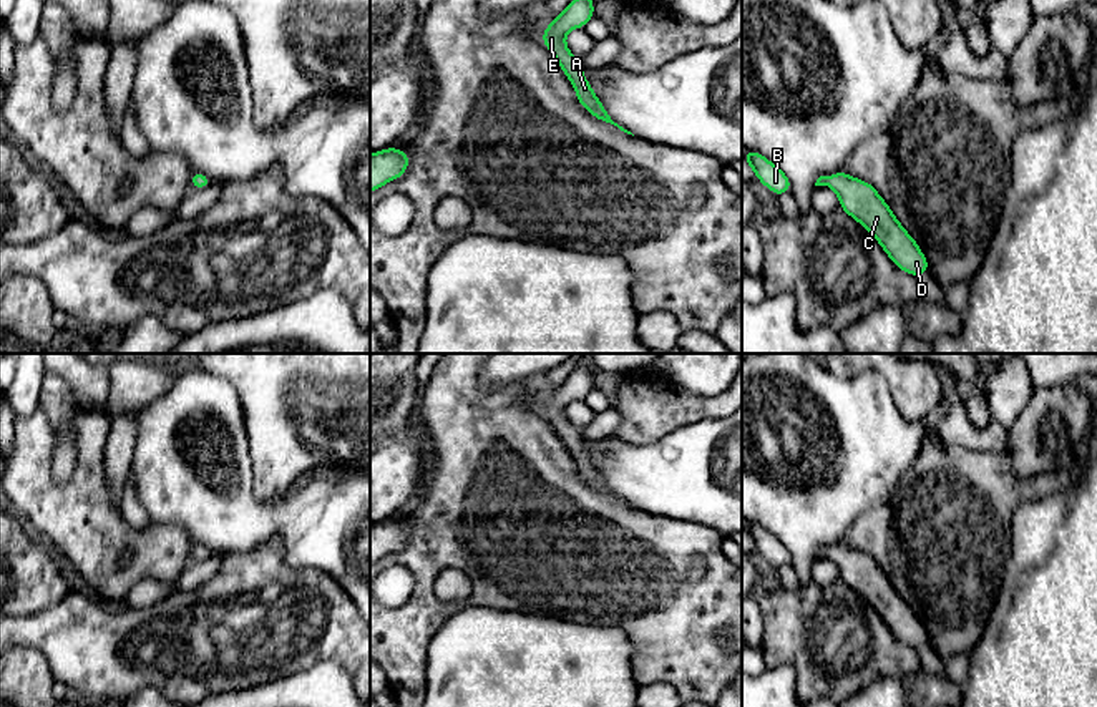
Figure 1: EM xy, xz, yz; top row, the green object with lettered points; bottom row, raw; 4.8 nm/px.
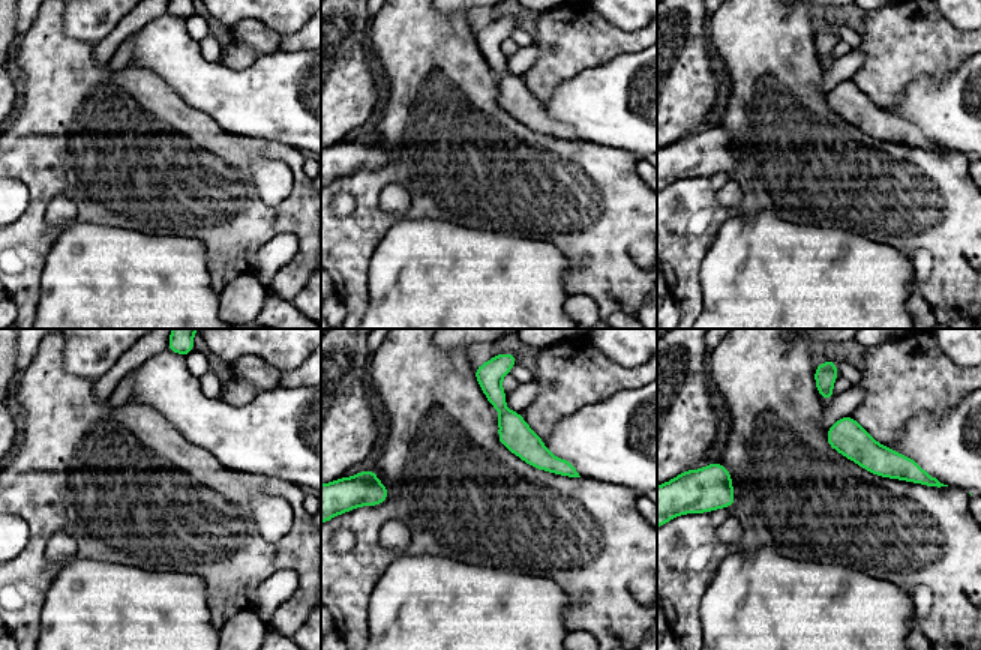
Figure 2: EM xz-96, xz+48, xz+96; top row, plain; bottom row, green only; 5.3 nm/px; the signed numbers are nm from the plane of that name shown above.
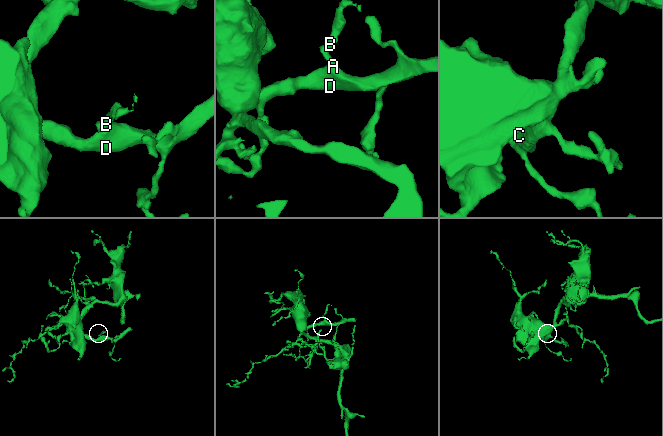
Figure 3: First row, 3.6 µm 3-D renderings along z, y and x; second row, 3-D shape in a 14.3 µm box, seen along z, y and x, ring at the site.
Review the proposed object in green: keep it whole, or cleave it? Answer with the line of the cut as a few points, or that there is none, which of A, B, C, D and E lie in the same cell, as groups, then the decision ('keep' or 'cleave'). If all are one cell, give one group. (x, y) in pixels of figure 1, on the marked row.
no cut | A B C D E | keep

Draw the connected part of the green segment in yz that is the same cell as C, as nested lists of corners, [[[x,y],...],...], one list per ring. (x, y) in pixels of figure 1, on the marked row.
[[[840,171],[820,176],[815,186],[830,186],[840,197],[840,207],[868,229],[898,269],[913,277],[929,272],[919,246],[870,183]]]

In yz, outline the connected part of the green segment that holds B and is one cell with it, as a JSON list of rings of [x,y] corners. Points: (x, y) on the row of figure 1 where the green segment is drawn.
[[[745,149],[744,161],[755,171],[757,179],[775,196],[792,191],[792,183],[785,173],[753,149]]]

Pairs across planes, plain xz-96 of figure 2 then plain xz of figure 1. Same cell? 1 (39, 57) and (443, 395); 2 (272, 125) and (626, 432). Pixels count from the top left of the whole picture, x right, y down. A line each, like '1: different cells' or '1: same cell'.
1: same cell
2: different cells

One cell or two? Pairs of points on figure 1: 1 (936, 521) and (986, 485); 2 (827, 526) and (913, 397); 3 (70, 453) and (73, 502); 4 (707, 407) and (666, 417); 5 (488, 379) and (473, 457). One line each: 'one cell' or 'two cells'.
1: one cell
2: two cells
3: two cells
4: one cell
5: two cells

